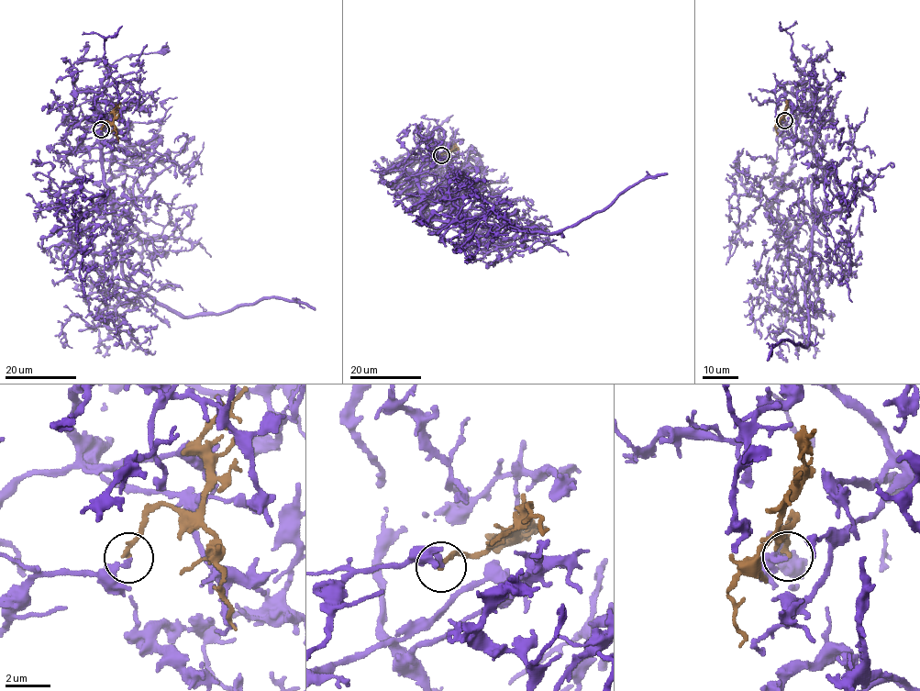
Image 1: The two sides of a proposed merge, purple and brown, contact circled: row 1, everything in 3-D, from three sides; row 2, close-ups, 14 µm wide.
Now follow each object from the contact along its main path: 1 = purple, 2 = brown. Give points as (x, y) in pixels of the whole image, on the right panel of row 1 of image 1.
1: (784, 120), (792, 139), (815, 150), (805, 291), (804, 261), (788, 250), (775, 202), (732, 234), (726, 265)
2: (784, 120), (788, 100)

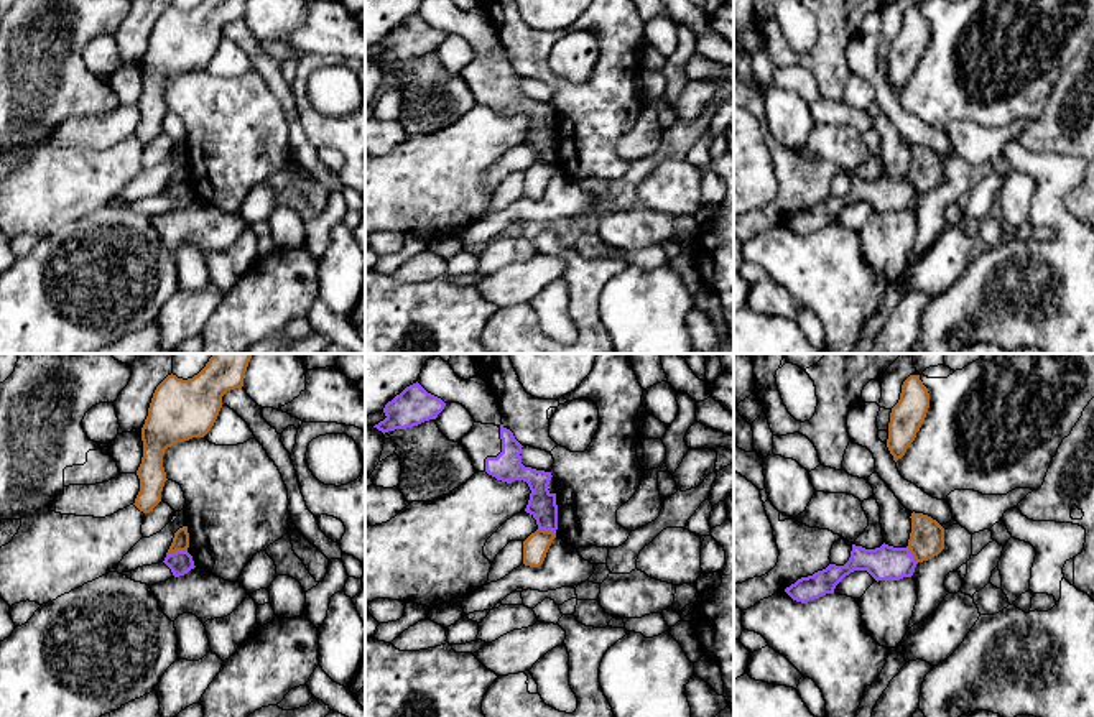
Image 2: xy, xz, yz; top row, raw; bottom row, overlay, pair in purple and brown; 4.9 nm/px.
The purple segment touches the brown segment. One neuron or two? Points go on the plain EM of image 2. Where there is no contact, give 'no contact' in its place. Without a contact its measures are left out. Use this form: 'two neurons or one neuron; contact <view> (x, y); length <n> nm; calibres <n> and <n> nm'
two neurons; contact xy (176, 183); length 110 nm; calibres 120 and 80 nm

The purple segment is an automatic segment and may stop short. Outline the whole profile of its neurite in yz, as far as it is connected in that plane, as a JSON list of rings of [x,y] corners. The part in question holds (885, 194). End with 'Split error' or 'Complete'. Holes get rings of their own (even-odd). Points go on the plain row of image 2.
[[[852,176],[851,189],[844,197],[829,196],[813,207],[801,209],[785,220],[796,234],[806,235],[826,225],[834,225],[836,217],[854,202],[867,202],[878,212],[900,212],[911,209],[916,192],[908,179],[893,179],[882,176],[875,181],[865,181]]]. Complete

